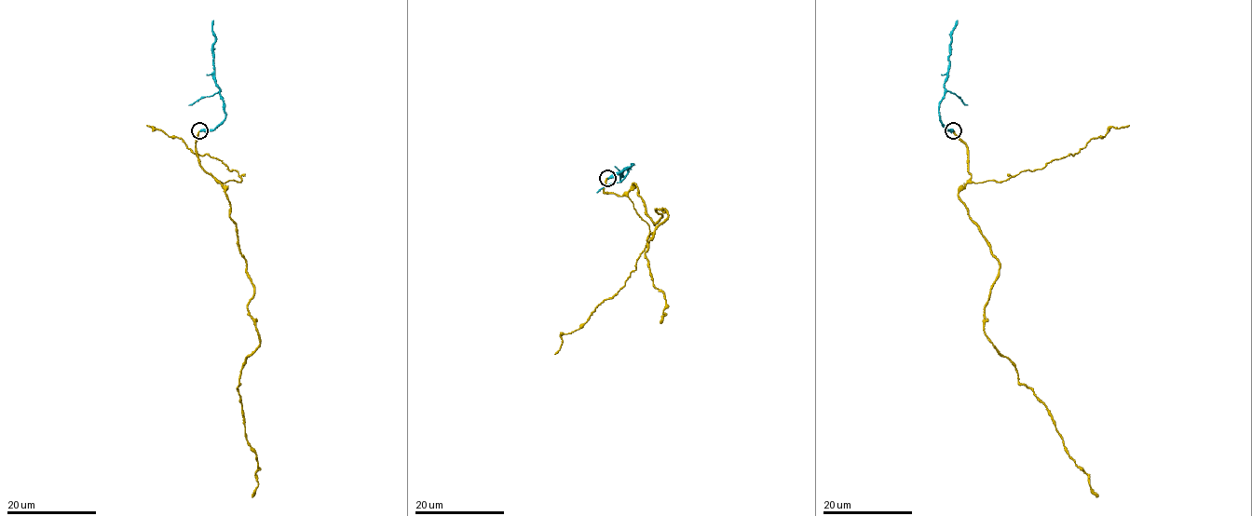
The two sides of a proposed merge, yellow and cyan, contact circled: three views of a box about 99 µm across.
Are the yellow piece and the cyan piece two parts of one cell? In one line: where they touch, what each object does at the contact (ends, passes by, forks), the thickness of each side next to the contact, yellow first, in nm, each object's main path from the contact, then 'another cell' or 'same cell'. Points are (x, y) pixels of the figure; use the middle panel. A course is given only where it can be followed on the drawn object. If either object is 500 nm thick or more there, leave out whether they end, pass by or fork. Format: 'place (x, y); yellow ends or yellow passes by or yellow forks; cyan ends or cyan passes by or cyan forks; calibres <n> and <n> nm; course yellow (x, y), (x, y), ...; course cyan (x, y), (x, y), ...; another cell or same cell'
place (607, 178); yellow ends; cyan ends; calibres 320 and 380 nm; course yellow (607, 178), (604, 192), (619, 196), (634, 183), (655, 224), (666, 210), (645, 255), (665, 299), (660, 322); course cyan (608, 178), (615, 177), (633, 164), (622, 171), (620, 182); same cell

